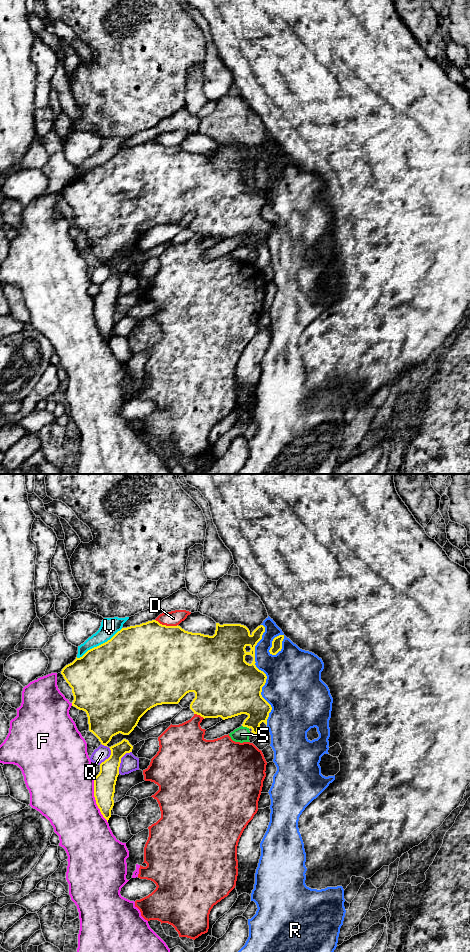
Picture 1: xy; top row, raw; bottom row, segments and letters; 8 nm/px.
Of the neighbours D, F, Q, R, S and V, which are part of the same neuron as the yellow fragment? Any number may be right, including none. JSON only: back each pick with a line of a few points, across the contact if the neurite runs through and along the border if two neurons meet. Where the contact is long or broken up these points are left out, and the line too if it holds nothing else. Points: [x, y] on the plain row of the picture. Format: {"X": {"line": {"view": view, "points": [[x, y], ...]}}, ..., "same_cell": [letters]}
{"same_cell": []}

